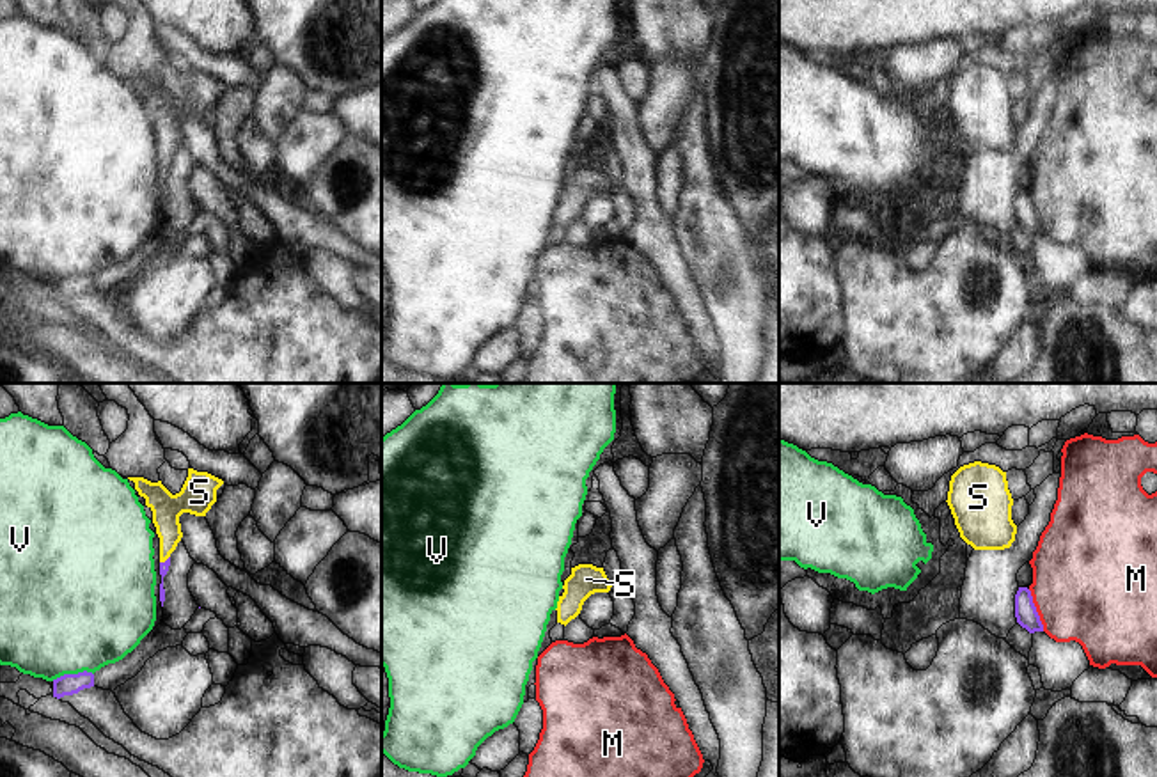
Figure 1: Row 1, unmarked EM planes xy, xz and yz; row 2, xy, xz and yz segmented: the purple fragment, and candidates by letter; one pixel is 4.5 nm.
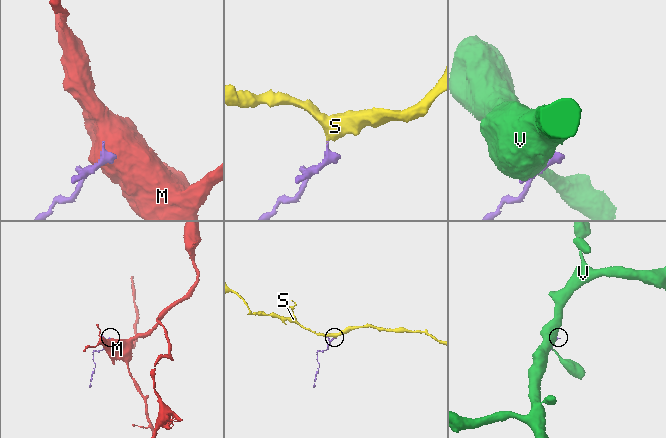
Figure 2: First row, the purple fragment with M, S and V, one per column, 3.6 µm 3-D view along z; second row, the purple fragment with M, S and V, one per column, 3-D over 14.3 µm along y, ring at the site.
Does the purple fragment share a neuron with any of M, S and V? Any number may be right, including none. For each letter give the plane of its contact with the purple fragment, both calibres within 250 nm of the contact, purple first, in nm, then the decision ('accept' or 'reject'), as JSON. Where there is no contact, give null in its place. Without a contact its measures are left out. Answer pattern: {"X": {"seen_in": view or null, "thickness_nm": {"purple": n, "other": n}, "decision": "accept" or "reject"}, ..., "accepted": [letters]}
{"M": {"seen_in": "yz", "thickness_nm": {"purple": 100, "other": 480}, "decision": "reject"}, "S": {"seen_in": "xy", "thickness_nm": {"purple": 50, "other": 140}, "decision": "accept"}, "V": {"seen_in": "xy", "thickness_nm": {"purple": 100, "other": 500}, "decision": "reject"}, "accepted": ["S"]}

